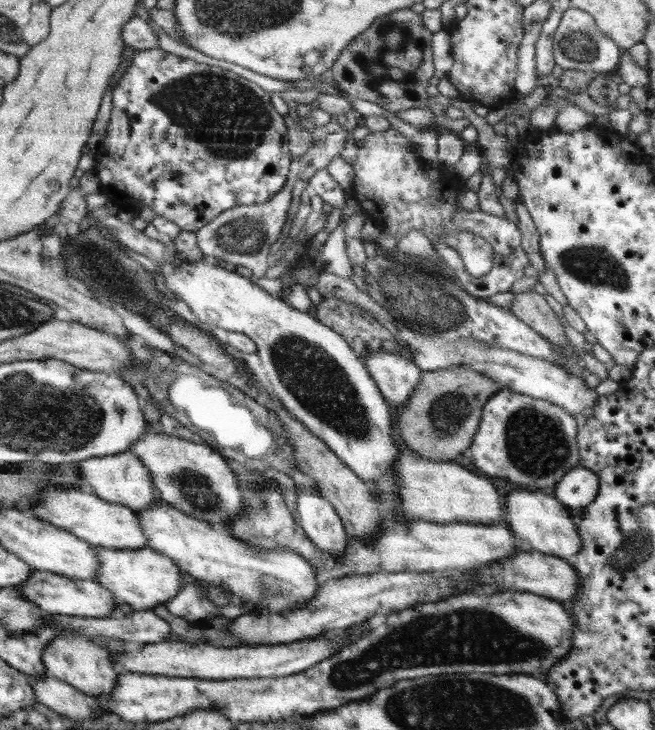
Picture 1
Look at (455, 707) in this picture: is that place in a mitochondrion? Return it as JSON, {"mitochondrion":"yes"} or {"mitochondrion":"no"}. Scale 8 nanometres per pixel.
{"mitochondrion":"yes"}

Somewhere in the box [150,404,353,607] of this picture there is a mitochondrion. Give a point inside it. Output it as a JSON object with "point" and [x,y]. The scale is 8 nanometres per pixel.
{"point":[196,489]}

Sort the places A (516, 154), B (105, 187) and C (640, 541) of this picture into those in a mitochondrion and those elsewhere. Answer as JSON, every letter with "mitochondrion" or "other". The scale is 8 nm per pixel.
{"A":"other","B":"other","C":"mitochondrion"}

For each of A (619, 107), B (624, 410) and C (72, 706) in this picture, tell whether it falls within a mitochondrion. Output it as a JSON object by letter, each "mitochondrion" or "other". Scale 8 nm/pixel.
{"A":"other","B":"other","C":"other"}

